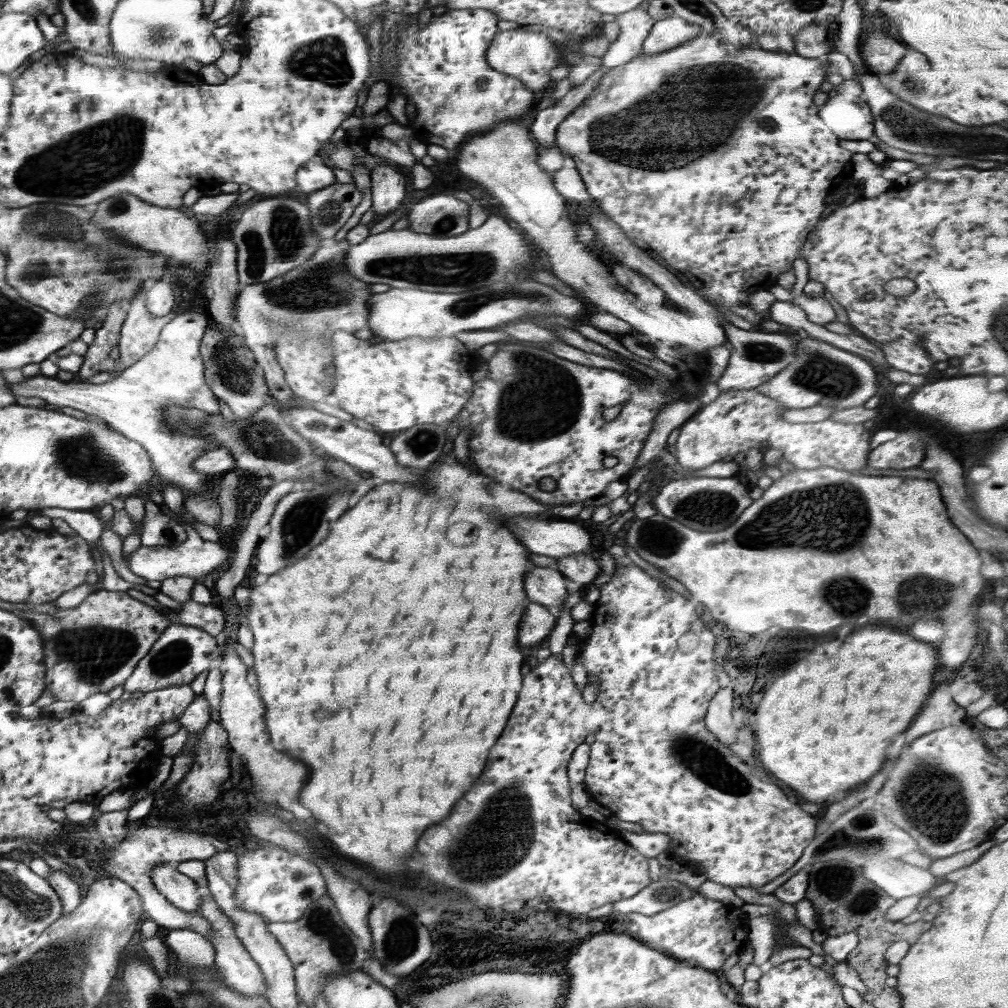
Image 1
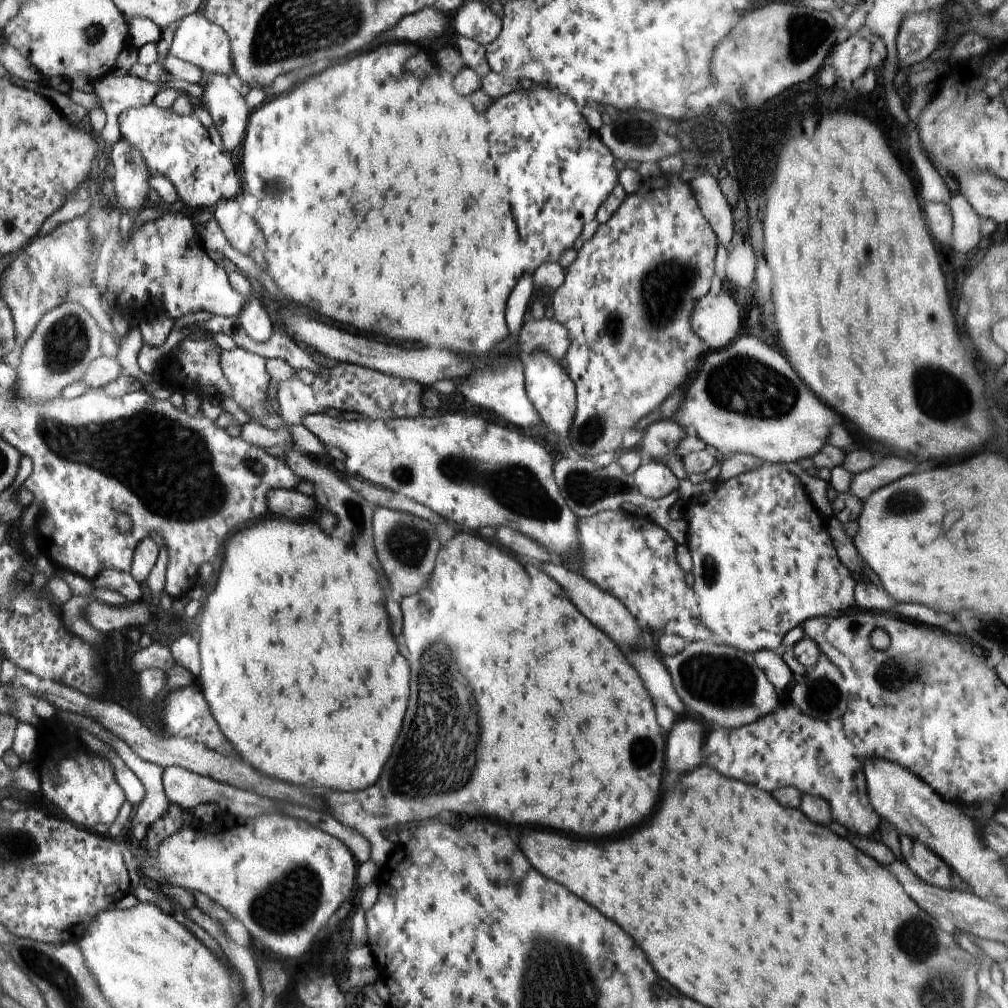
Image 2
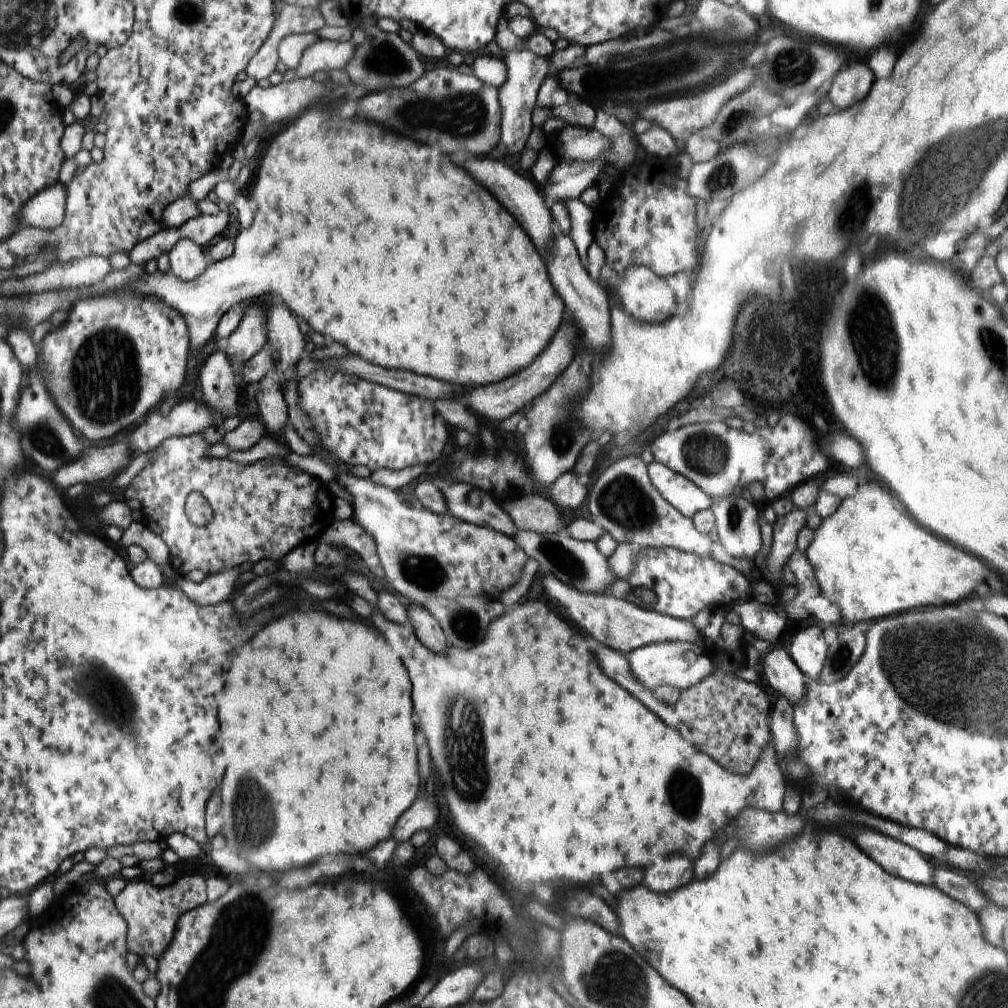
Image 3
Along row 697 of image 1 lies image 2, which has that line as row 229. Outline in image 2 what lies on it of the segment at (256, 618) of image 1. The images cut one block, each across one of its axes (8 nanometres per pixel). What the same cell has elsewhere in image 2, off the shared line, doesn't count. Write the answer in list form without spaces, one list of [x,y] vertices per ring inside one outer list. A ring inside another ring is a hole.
[[[396,41],[394,44],[380,44],[372,52],[354,56],[354,60],[344,66],[326,68],[324,72],[312,76],[312,80],[296,86],[286,96],[281,94],[252,111],[242,142],[242,186],[248,194],[259,199],[255,222],[266,240],[266,251],[263,252],[266,272],[274,280],[278,292],[287,299],[298,304],[304,302],[302,306],[320,302],[316,310],[318,316],[326,316],[336,324],[350,326],[364,334],[372,334],[374,328],[374,334],[378,336],[416,340],[402,344],[407,350],[438,346],[470,358],[486,358],[494,346],[509,336],[504,322],[504,308],[520,272],[524,270],[520,262],[520,236],[510,210],[510,200],[506,200],[506,180],[498,180],[498,168],[494,168],[494,152],[490,152],[490,144],[494,144],[494,140],[490,140],[490,128],[486,128],[482,122],[482,112],[474,112],[468,98],[454,94],[448,82],[454,82],[453,78],[441,72],[430,60],[429,54],[416,46],[419,45],[406,42],[396,44]]]

